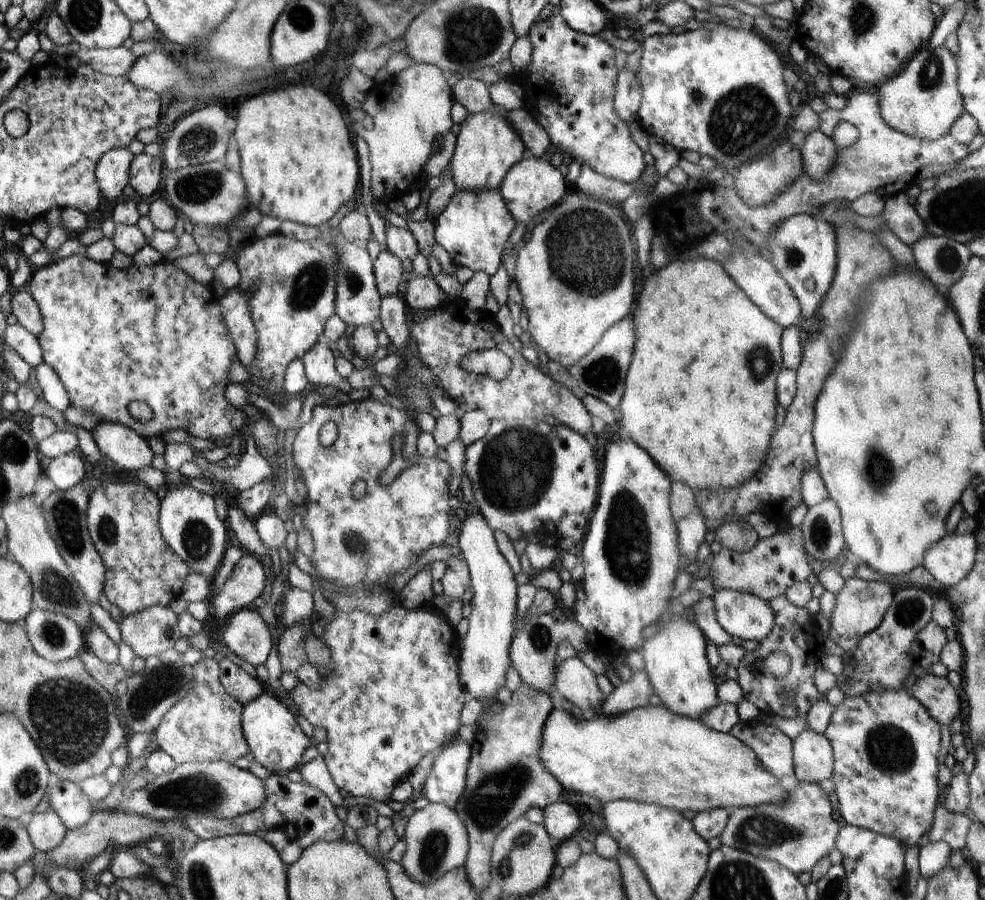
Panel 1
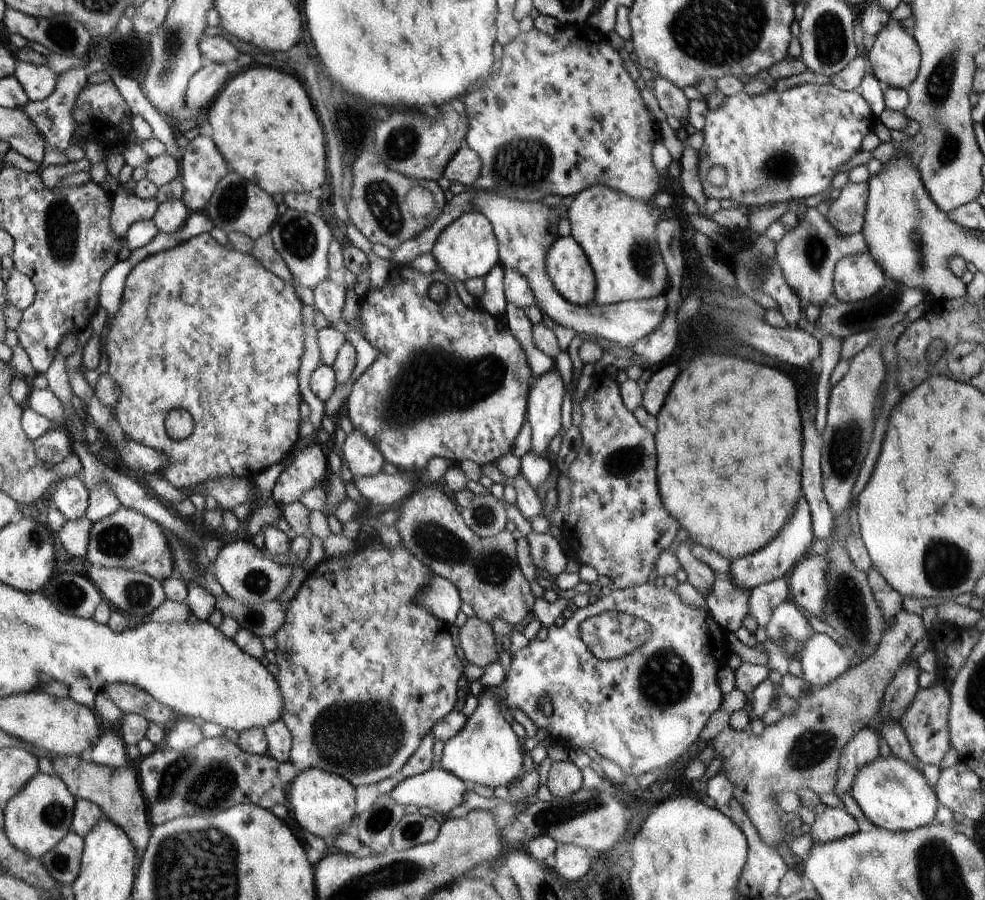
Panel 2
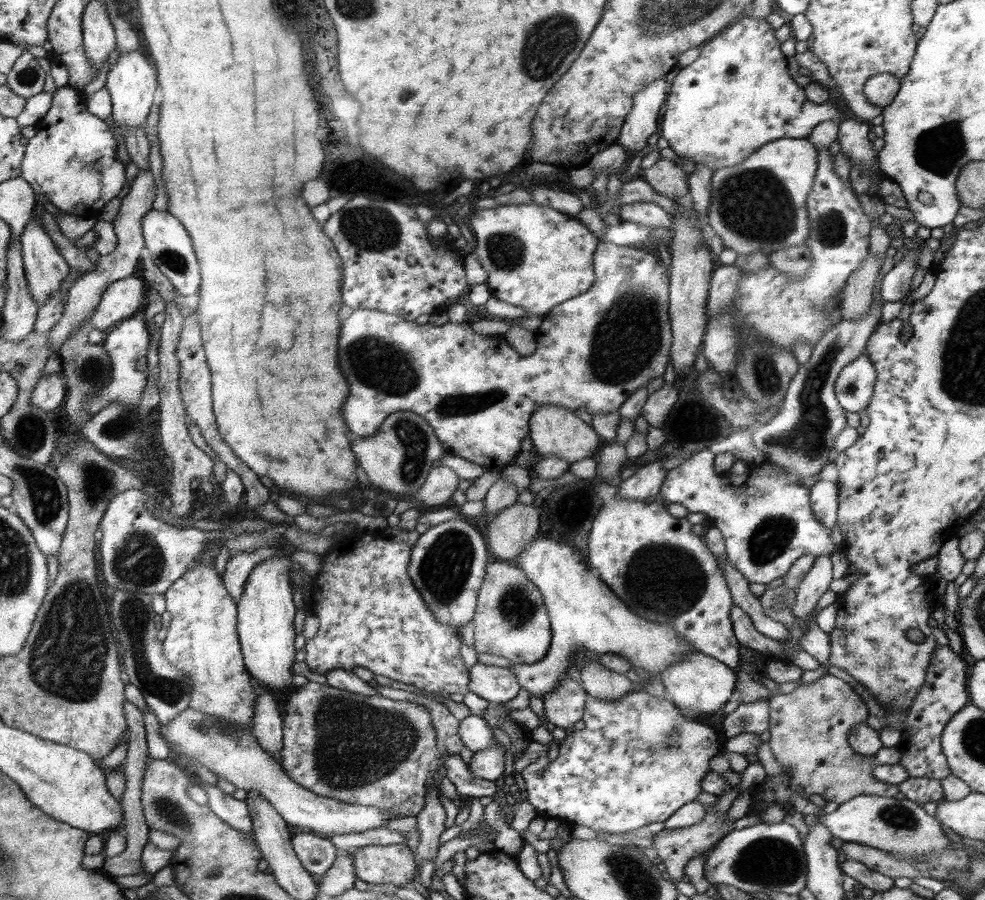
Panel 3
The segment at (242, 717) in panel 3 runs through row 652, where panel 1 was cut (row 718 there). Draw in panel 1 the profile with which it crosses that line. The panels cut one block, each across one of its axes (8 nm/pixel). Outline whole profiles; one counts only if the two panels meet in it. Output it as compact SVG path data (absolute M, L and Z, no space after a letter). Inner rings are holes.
M202 659L195 664L193 687L181 698L154 728L154 740L177 765L226 761L233 764L242 757L249 757L242 730L243 706L224 690L219 681L219 663L214 659Z

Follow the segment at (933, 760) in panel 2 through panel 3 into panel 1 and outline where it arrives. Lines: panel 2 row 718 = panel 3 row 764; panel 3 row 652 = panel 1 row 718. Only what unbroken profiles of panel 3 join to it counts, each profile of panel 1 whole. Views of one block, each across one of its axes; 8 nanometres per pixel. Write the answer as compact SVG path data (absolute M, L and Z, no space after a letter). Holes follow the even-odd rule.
M929 672L924 678L918 678L908 691L940 725L950 727L960 714L961 698L946 677Z

